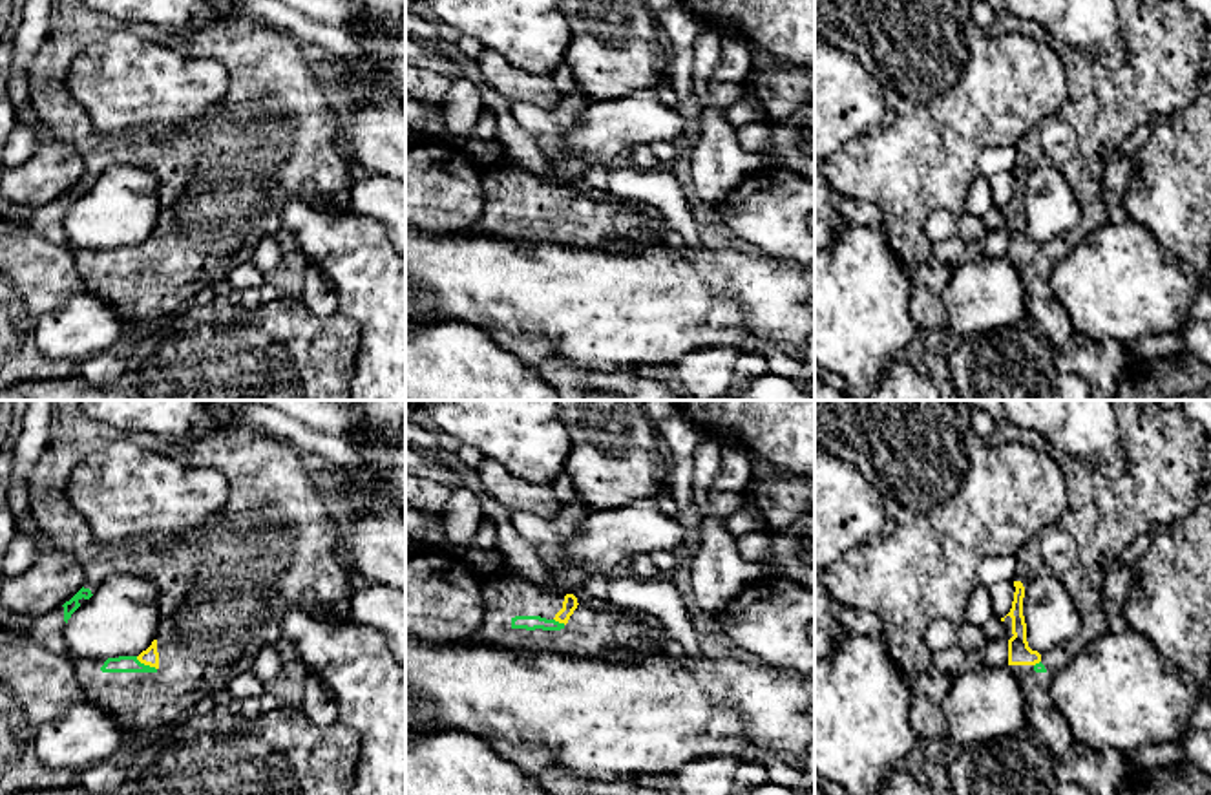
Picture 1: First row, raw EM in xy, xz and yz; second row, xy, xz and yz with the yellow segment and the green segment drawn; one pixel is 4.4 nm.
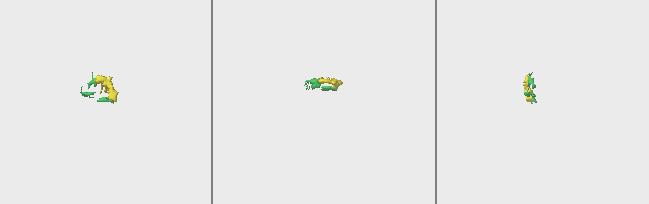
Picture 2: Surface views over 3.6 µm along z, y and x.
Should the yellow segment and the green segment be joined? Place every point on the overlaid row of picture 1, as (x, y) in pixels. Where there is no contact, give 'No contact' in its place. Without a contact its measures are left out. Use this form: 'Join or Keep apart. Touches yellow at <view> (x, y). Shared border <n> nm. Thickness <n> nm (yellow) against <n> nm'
Join. Touches yellow at xy (147, 664). Shared border 110 nm. Thickness 80 nm (yellow) against 80 nm

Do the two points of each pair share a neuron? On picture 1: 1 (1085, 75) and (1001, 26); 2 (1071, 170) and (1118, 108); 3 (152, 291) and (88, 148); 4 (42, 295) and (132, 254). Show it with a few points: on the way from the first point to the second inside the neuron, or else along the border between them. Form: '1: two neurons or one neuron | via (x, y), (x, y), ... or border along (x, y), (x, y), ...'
1: one neuron | via (1065, 53), (1045, 35), (1023, 26)
2: one neuron | via (1085, 156), (1085, 141), (1104, 123)
3: one neuron | via (189, 236), (192, 174), (170, 152), (143, 152)
4: two neurons | border along (55, 243), (70, 251), (84, 289)

